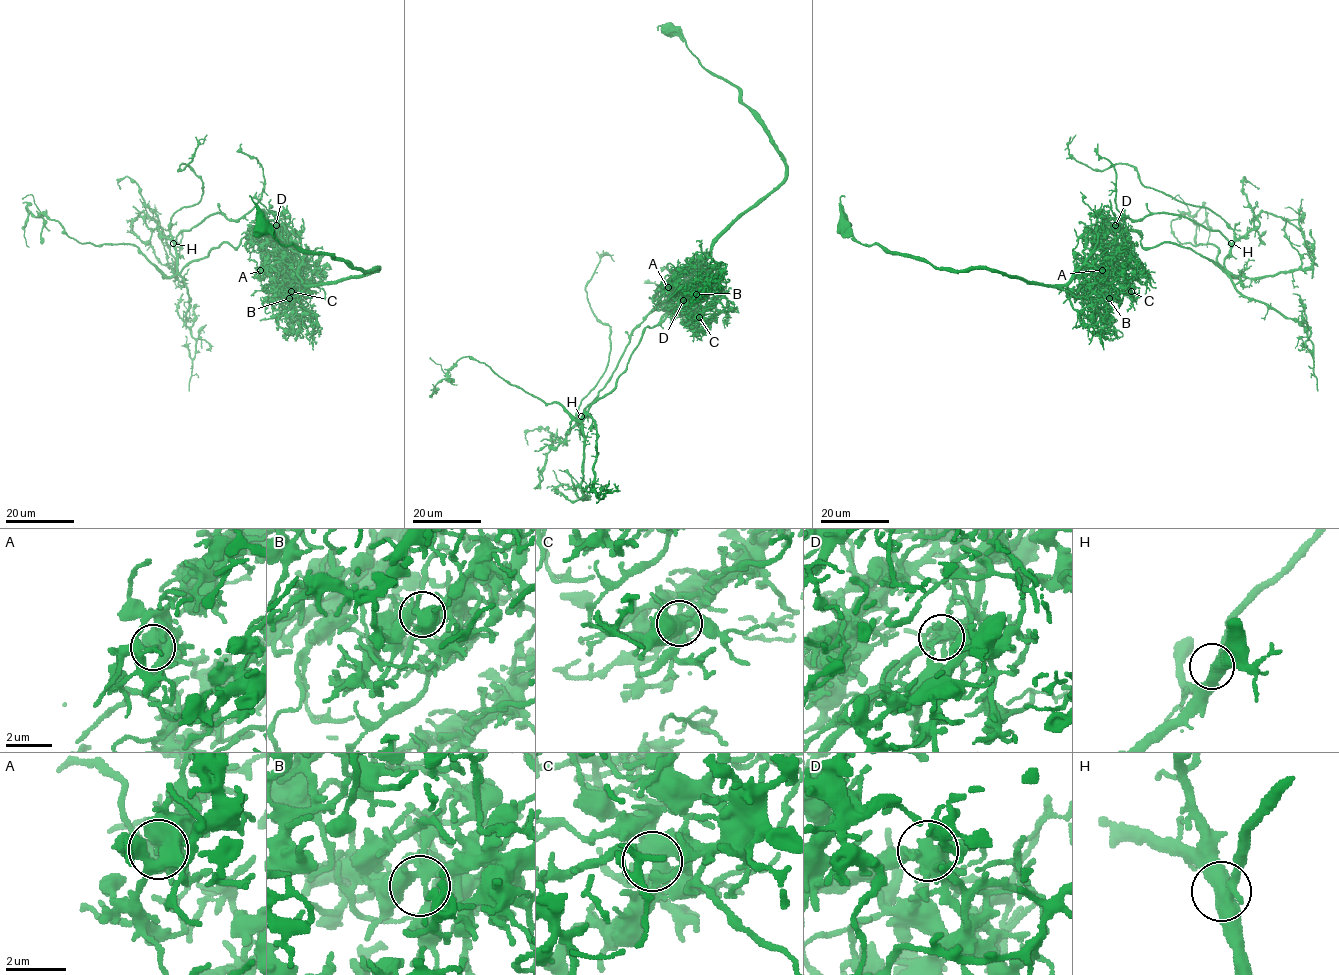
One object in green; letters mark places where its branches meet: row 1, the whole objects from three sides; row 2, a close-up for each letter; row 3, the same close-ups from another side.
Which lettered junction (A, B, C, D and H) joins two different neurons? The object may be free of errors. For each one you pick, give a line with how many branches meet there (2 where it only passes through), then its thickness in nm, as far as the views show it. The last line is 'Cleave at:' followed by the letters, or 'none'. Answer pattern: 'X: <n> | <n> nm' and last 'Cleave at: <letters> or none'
D: 6 | 480 nm
Cleave at: D

